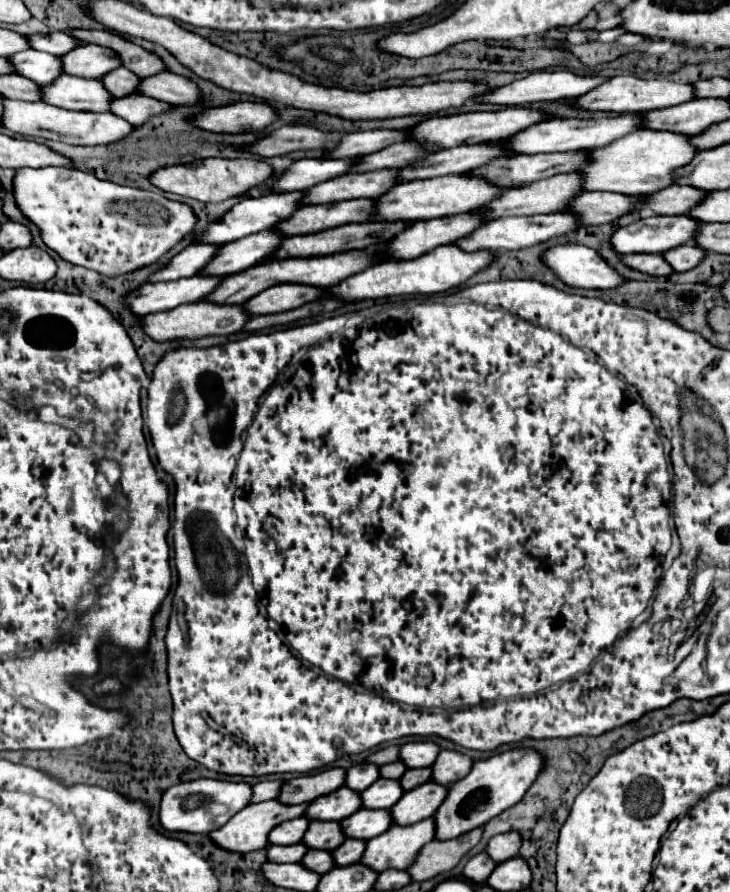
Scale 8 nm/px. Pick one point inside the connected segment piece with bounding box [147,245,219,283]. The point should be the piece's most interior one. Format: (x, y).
(190, 260)

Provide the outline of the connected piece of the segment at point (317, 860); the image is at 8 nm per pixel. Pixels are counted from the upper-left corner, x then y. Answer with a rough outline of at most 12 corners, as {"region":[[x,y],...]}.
{"region":[[307,851],[303,867],[323,875],[333,869],[333,857],[327,851]]}

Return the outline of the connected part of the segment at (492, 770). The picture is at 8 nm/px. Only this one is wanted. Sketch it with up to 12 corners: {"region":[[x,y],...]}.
{"region":[[511,749],[475,761],[435,811],[455,839],[513,807],[541,755]]}

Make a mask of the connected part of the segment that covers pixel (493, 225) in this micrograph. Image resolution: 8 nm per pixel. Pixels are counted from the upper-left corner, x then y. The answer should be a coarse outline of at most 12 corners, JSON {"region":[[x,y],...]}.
{"region":[[571,213],[503,217],[457,239],[461,251],[509,251],[577,229]]}

